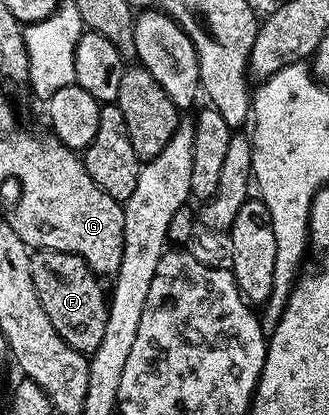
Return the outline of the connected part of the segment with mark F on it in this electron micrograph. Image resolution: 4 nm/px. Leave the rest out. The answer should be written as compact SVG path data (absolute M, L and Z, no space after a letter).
M39 250L30 257L29 263L39 304L43 304L43 312L47 312L51 328L55 328L55 332L59 332L59 336L71 348L91 356L103 341L103 328L107 328L109 311L107 294L101 291L98 276L81 256L67 252Z

